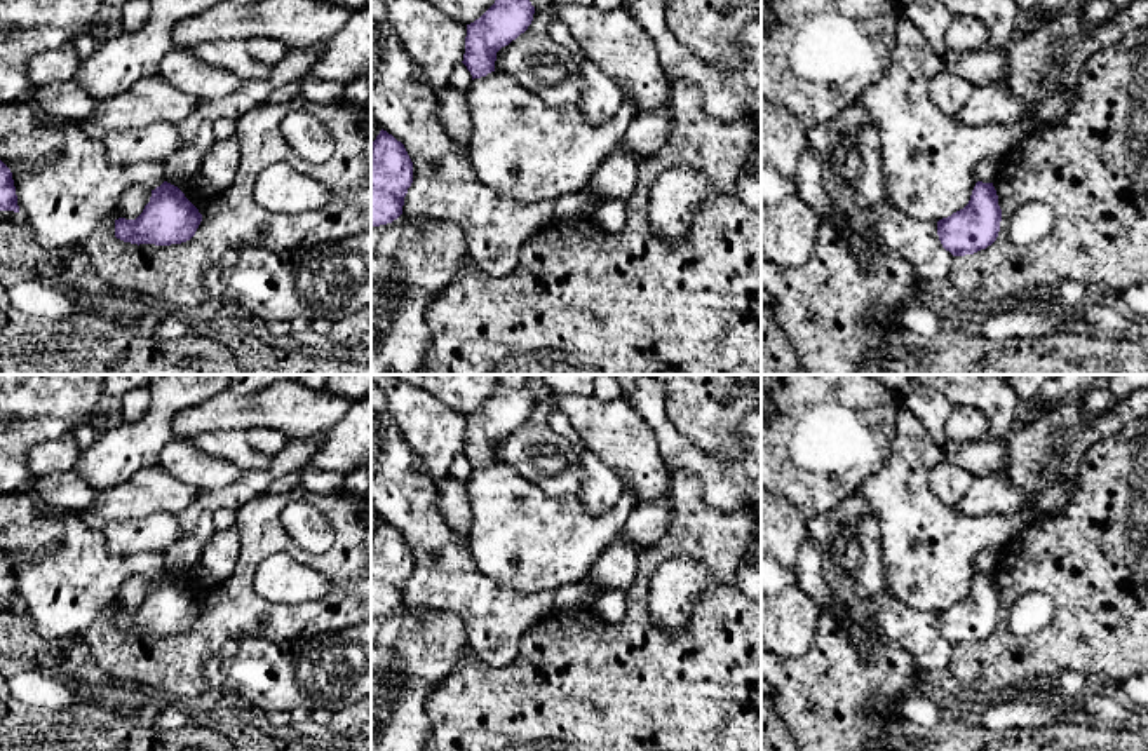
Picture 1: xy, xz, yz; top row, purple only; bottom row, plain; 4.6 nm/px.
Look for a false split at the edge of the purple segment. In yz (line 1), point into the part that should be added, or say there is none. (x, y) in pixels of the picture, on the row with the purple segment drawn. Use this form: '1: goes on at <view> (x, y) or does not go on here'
1: does not go on here

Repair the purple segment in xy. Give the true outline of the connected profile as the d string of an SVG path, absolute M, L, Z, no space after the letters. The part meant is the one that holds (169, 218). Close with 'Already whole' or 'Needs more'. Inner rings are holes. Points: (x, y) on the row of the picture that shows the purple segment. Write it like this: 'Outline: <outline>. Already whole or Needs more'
Outline: M164 181L136 220L115 220L115 237L131 244L171 246L190 240L202 214L185 193Z. Already whole

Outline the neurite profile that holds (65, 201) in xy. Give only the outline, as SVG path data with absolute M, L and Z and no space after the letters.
M37 87L23 98L35 117L61 132L61 153L38 167L26 167L12 174L17 206L33 230L37 242L45 249L82 246L101 221L117 214L125 188L141 185L150 192L165 181L165 169L157 162L115 166L106 159L103 139L92 139L78 122L49 117L37 101Z

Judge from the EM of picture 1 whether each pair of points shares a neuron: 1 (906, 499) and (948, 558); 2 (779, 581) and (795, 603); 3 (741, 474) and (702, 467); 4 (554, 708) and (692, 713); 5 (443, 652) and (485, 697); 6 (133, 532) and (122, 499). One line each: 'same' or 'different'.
1: same
2: different
3: same
4: same
5: different
6: different

